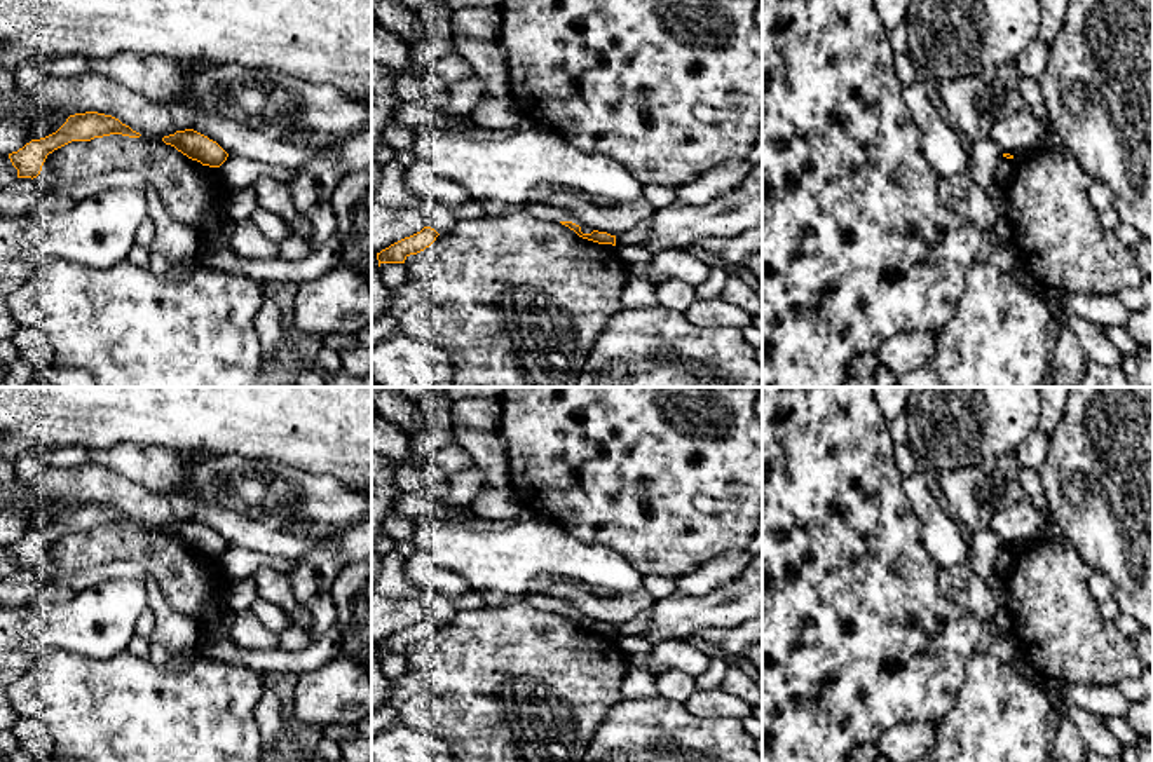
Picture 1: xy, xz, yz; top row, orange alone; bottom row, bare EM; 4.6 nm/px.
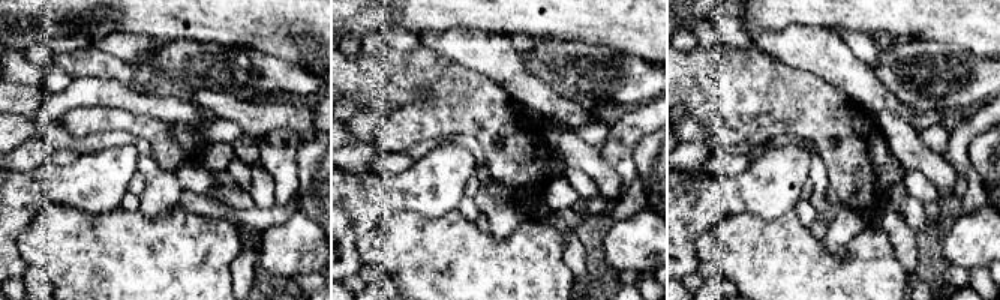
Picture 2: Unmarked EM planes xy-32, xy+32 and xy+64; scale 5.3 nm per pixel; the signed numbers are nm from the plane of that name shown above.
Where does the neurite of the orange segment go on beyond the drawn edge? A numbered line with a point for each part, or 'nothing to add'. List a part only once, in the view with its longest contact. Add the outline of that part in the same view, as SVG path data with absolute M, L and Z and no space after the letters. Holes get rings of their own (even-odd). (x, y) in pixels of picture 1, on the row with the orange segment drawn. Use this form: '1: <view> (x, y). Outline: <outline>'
nothing to add

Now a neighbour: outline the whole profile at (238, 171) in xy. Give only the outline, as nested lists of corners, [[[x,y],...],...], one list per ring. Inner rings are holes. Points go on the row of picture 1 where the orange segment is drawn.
[[[229,155],[218,171],[229,188],[248,188],[260,176],[272,176],[290,187],[298,176],[298,169],[269,166],[241,155]]]

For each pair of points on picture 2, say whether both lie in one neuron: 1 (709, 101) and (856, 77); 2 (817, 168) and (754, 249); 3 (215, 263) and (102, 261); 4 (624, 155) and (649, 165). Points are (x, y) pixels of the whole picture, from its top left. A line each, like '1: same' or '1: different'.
1: different
2: different
3: same
4: different

